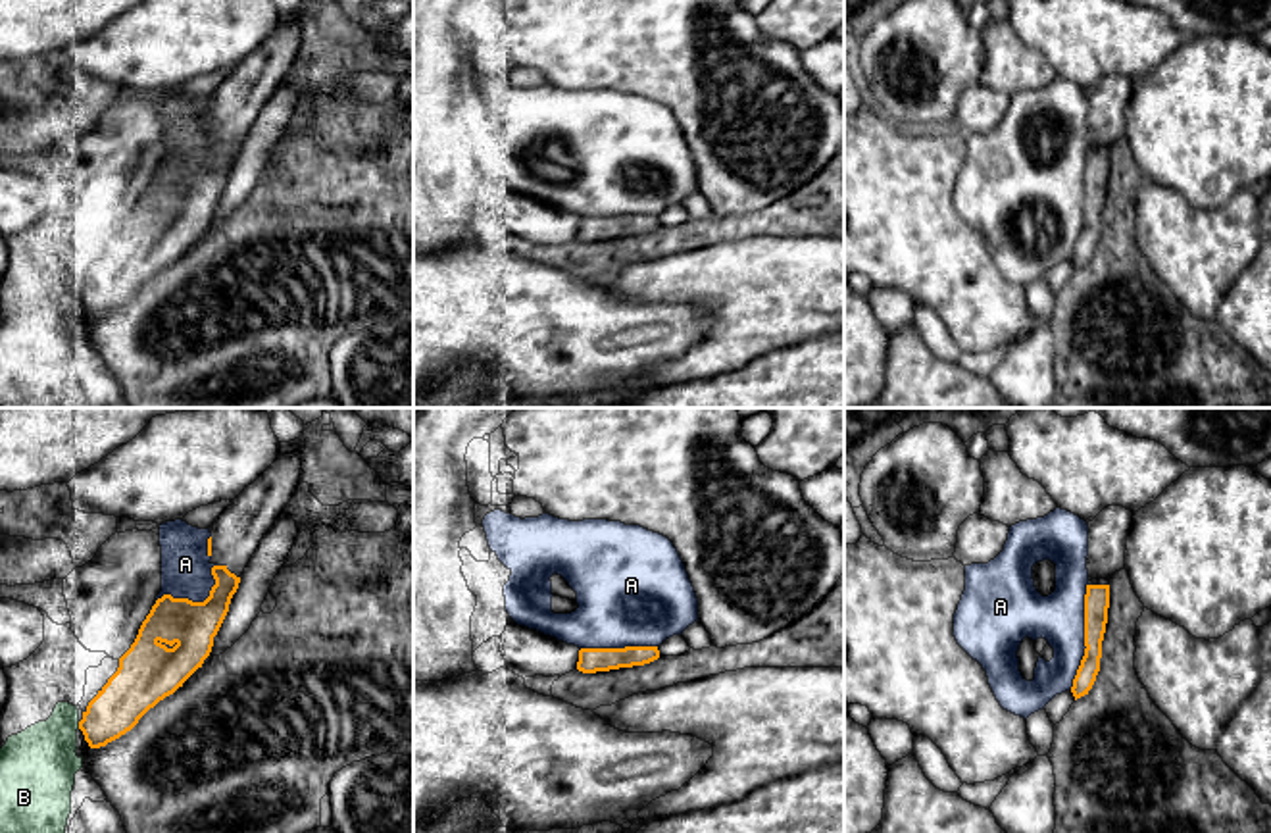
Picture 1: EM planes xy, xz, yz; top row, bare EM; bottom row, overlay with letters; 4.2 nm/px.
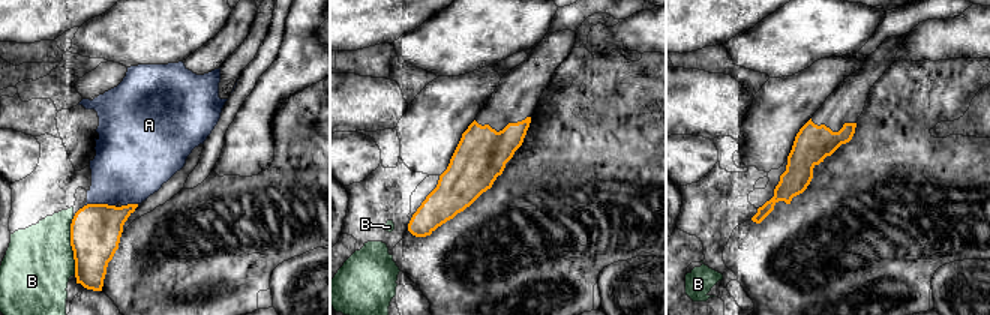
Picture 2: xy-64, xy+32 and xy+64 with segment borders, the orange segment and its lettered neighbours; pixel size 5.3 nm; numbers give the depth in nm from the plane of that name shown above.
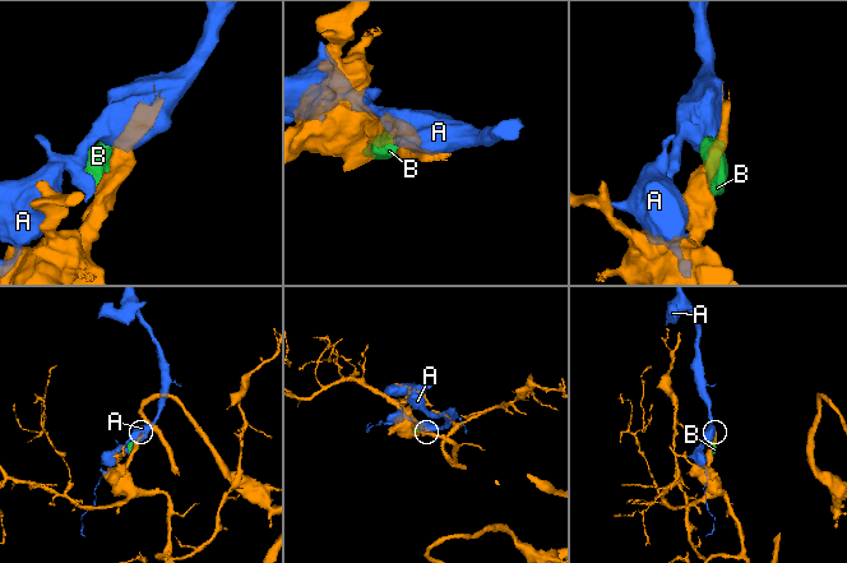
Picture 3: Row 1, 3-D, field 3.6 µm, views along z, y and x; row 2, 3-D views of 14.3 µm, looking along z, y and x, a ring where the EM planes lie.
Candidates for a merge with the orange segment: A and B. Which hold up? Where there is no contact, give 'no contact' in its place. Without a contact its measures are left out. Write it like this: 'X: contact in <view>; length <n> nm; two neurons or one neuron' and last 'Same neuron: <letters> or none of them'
A: contact in yz; length 460 nm; two neurons
B: contact in xy; length 30 nm; two neurons
Same neuron: none of them

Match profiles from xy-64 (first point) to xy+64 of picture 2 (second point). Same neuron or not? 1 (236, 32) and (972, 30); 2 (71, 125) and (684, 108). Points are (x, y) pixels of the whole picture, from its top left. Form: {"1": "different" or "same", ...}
{"1": "different", "2": "different"}

